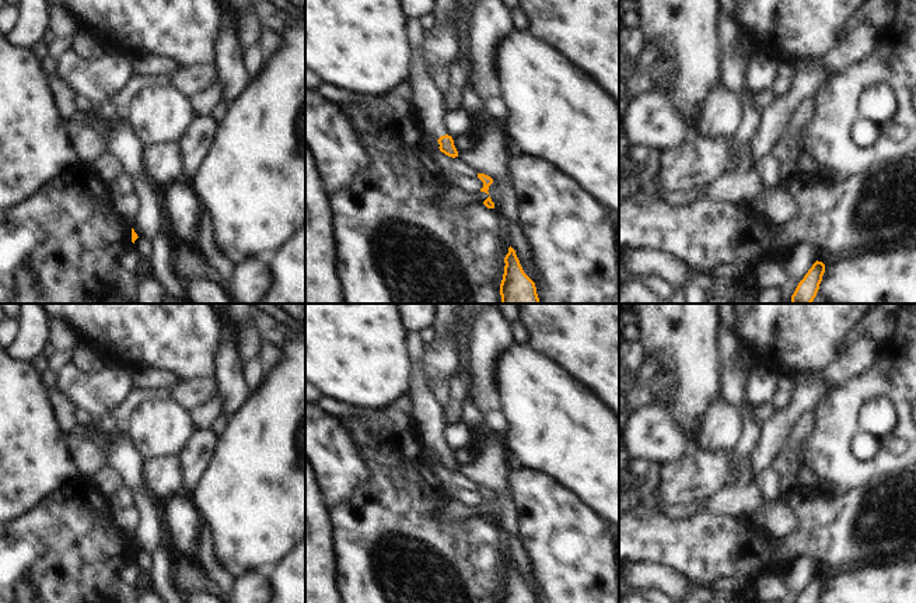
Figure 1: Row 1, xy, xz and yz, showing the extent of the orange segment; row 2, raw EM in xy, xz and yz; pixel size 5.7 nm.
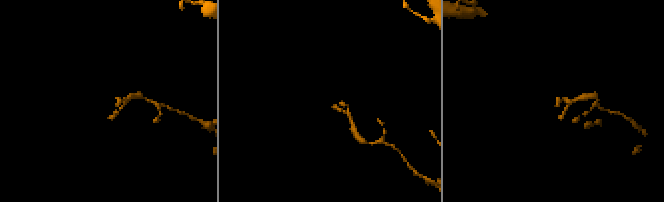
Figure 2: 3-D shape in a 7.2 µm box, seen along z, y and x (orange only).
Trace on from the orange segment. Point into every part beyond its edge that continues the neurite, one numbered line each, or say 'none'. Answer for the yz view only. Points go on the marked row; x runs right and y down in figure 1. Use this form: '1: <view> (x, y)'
none

